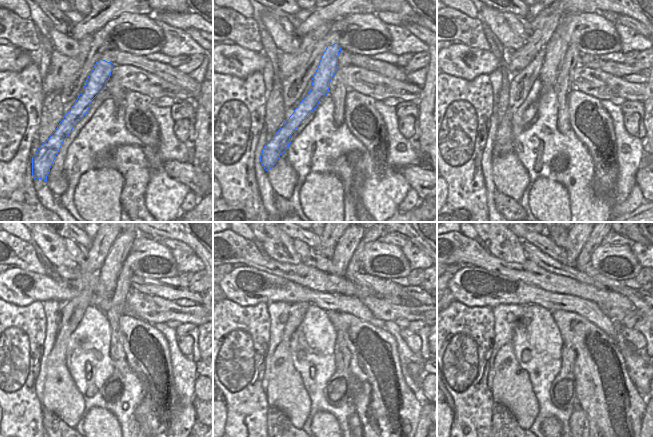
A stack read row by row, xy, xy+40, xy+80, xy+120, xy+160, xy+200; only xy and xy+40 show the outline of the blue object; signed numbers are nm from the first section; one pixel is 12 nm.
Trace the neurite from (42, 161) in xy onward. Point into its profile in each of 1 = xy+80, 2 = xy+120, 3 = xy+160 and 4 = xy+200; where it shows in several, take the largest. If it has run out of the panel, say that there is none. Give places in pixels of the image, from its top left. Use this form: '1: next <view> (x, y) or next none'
1: next xy+80 (556, 49)
2: next xy+120 (108, 274)
3: next xy+160 (344, 249)
4: next xy+200 (575, 242)

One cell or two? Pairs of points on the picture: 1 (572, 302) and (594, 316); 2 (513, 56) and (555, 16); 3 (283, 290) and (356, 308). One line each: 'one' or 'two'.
1: one
2: one
3: one

